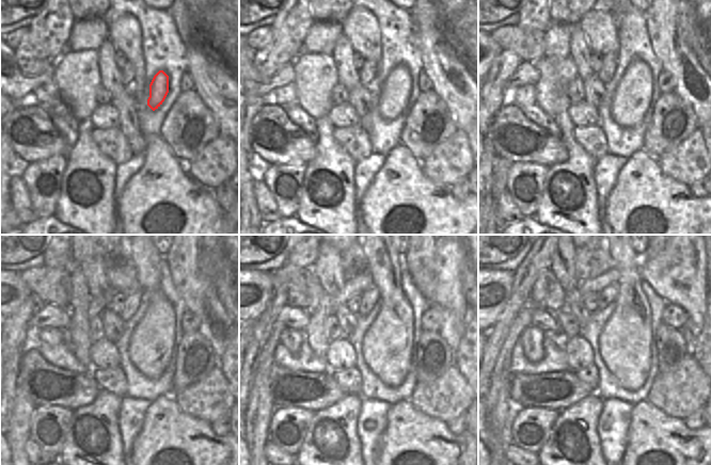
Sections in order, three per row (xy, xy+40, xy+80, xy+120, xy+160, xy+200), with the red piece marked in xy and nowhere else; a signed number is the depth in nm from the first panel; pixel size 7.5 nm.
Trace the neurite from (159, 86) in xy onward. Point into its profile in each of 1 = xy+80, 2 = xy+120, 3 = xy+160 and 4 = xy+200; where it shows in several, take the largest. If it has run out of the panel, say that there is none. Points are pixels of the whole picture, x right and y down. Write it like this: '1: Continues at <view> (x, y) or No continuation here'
1: Continues at xy+80 (631, 99)
2: Continues at xy+120 (152, 340)
3: Continues at xy+160 (386, 346)
4: Continues at xy+200 (625, 342)

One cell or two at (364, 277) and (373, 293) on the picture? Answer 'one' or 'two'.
two

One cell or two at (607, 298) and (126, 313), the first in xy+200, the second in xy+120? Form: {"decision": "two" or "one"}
{"decision": "one"}

